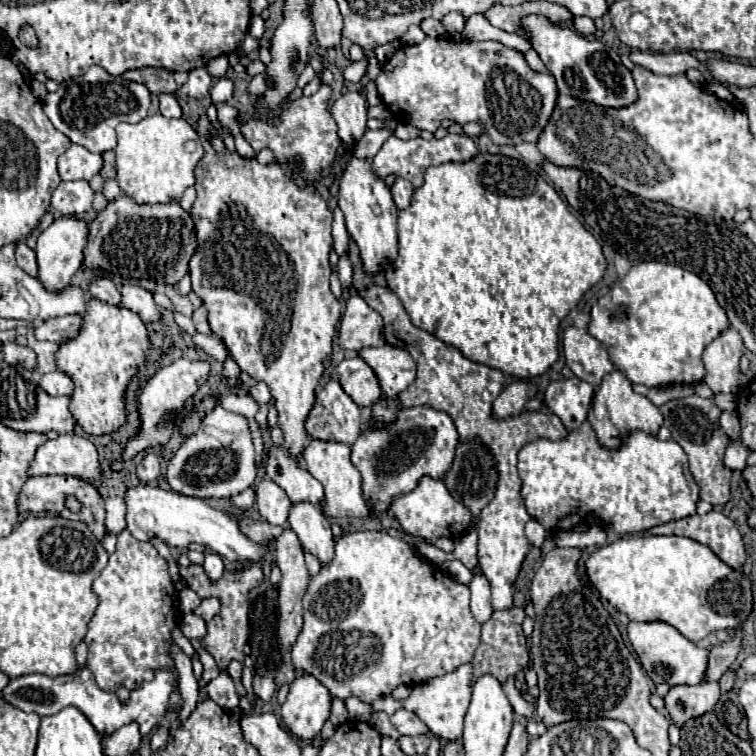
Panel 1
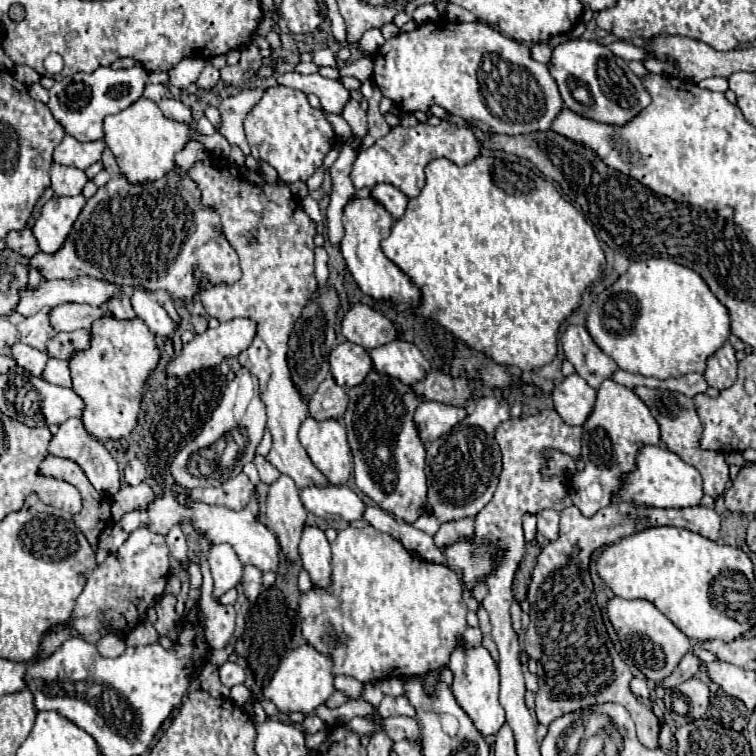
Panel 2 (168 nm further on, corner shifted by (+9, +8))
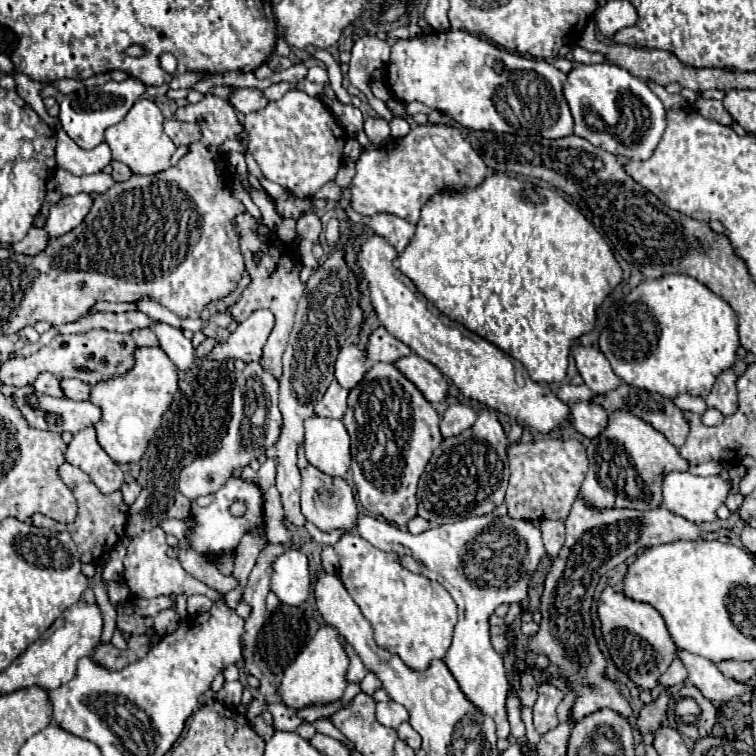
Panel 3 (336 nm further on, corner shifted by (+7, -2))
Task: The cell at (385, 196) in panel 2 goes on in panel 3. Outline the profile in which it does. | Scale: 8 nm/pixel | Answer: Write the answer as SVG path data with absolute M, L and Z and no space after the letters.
M351 212L351 218L355 222L365 224L375 234L385 236L389 240L389 244L397 252L401 252L409 244L409 240L411 240L411 236L415 232L413 224L409 224L405 218L399 218L395 214L383 214L383 212L379 212L379 214L373 214L373 216L359 216L359 214Z

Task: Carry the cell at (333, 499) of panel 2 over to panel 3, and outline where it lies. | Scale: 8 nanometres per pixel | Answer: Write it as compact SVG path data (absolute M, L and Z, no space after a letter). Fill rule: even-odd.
M363 512L355 520L355 532L379 550L411 554L415 560L419 560L423 576L437 580L453 596L459 608L459 620L453 632L451 648L445 656L445 664L459 682L463 694L467 694L467 700L477 710L483 710L483 714L495 720L497 738L507 738L509 722L505 714L505 698L509 692L509 678L505 674L501 656L507 650L507 640L499 634L491 636L489 642L487 620L499 604L521 602L527 596L531 574L545 554L541 532L533 528L531 522L513 520L507 516L495 518L487 514L455 524L443 524L439 528L431 528L423 534L413 536L407 530L399 530L395 524L377 520ZM491 644L499 654L493 650Z

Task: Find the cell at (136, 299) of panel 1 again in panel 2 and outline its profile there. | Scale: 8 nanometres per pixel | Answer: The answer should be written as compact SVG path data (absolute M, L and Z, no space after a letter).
M135 288L133 294L131 294L131 304L137 312L137 316L147 324L147 328L161 336L161 338L171 338L177 324L169 318L169 314L165 312L165 308L161 304L157 304L147 290L141 290L141 288Z

